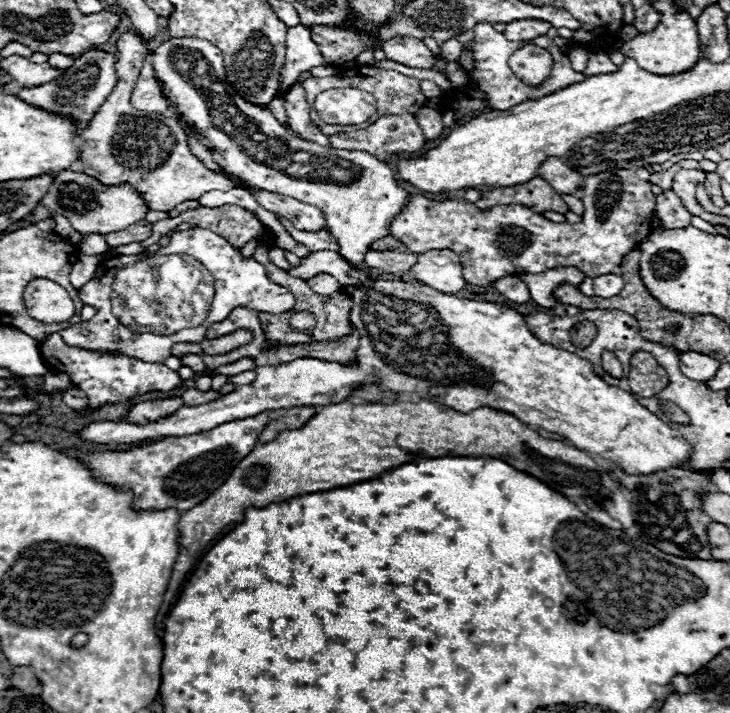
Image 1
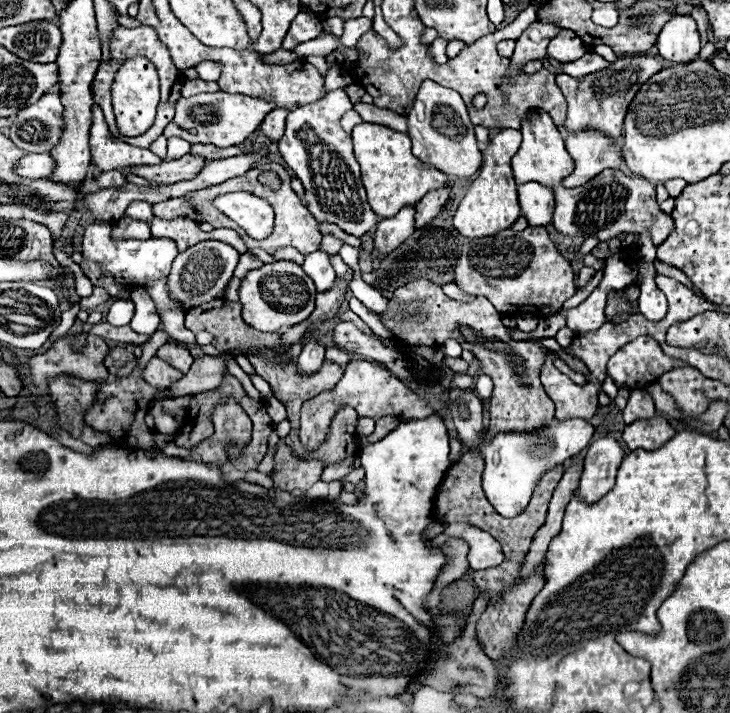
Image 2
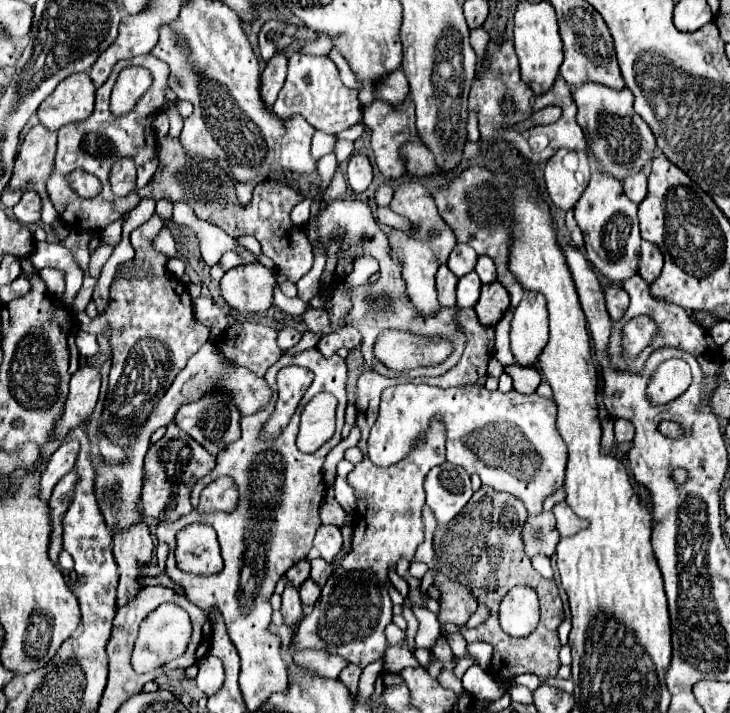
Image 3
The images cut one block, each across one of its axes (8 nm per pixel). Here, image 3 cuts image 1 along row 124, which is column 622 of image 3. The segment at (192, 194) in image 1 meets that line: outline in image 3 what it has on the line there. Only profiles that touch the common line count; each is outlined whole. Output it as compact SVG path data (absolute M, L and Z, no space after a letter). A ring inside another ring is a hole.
M586 82L572 90L572 98L578 106L576 122L584 130L588 152L600 164L600 172L624 180L630 174L642 170L642 166L652 160L656 150L656 138L650 126L634 112L634 96L628 88L612 90L602 84Z

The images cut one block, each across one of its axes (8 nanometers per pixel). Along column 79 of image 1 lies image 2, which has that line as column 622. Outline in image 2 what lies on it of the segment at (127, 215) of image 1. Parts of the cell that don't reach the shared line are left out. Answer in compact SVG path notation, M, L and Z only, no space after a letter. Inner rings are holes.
M602 170L588 184L578 188L554 188L556 210L554 210L554 226L568 236L598 236L602 242L616 238L622 232L642 234L650 232L655 236L652 241L660 245L674 230L674 220L670 214L660 210L656 202L656 186L648 180L640 180L634 176L626 176L620 170Z

